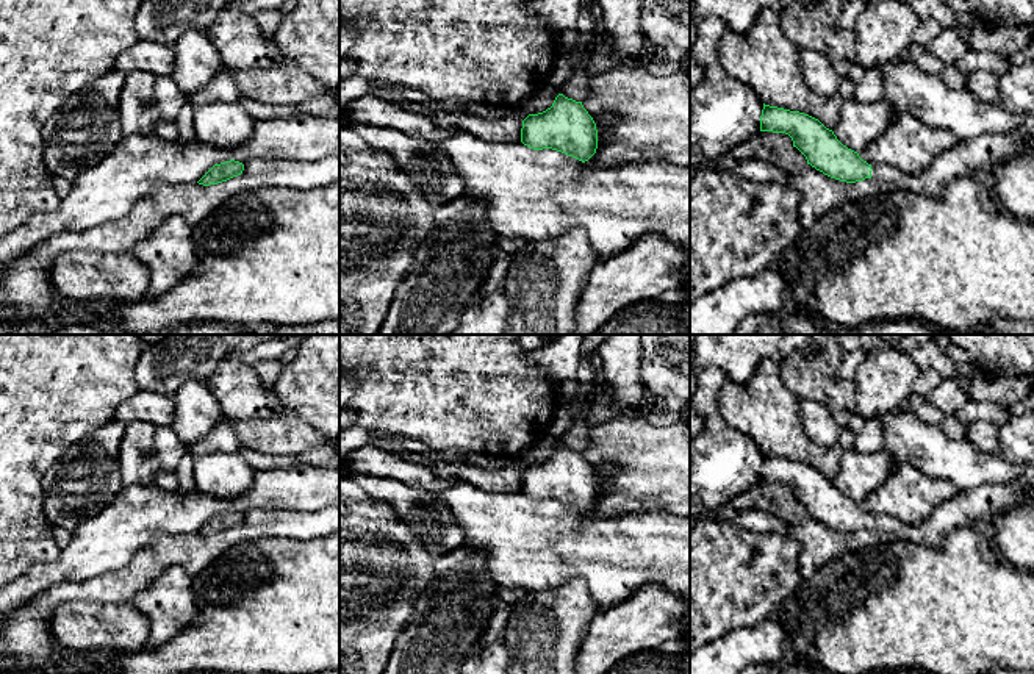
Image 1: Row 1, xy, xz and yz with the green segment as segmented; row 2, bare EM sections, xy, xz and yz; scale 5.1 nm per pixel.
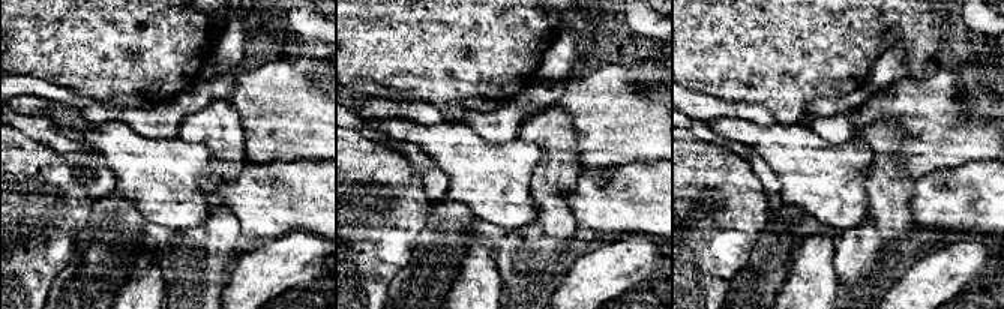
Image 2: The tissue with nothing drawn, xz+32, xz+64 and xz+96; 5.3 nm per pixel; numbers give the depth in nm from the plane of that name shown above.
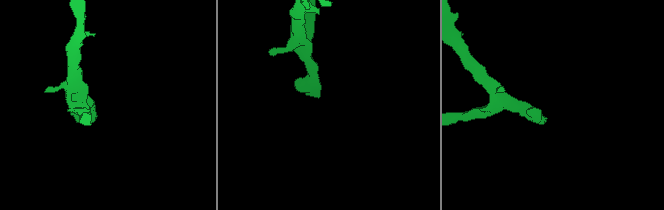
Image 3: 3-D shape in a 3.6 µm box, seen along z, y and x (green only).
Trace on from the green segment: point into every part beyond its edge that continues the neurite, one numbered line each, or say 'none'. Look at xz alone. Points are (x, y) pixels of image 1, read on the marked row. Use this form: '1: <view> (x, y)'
none

